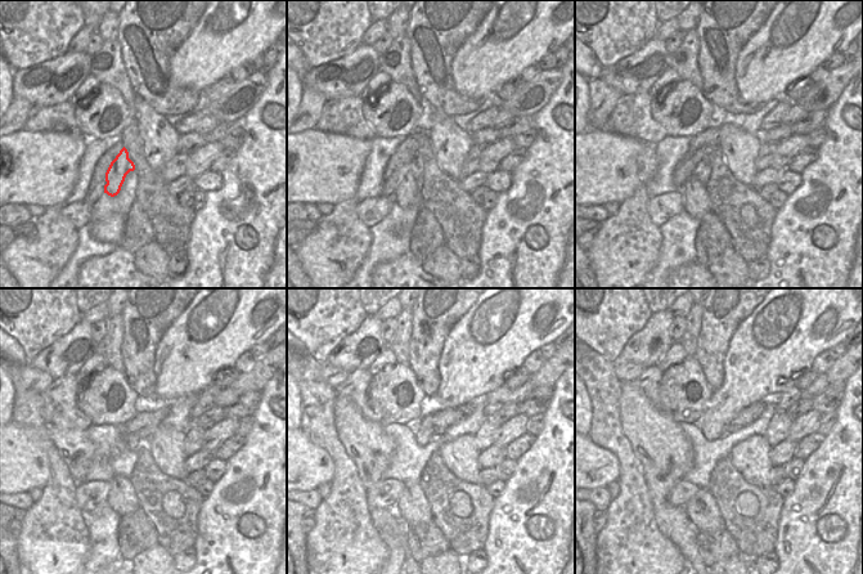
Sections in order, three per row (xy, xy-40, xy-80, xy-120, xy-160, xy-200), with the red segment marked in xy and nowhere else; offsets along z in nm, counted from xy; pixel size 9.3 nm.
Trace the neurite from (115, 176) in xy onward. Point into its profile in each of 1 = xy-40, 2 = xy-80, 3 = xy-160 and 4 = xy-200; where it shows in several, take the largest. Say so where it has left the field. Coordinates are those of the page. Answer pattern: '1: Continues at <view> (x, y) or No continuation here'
1: Continues at xy-40 (407, 191)
2: Continues at xy-80 (697, 203)
3: Continues at xy-160 (413, 507)
4: Continues at xy-200 (702, 510).

